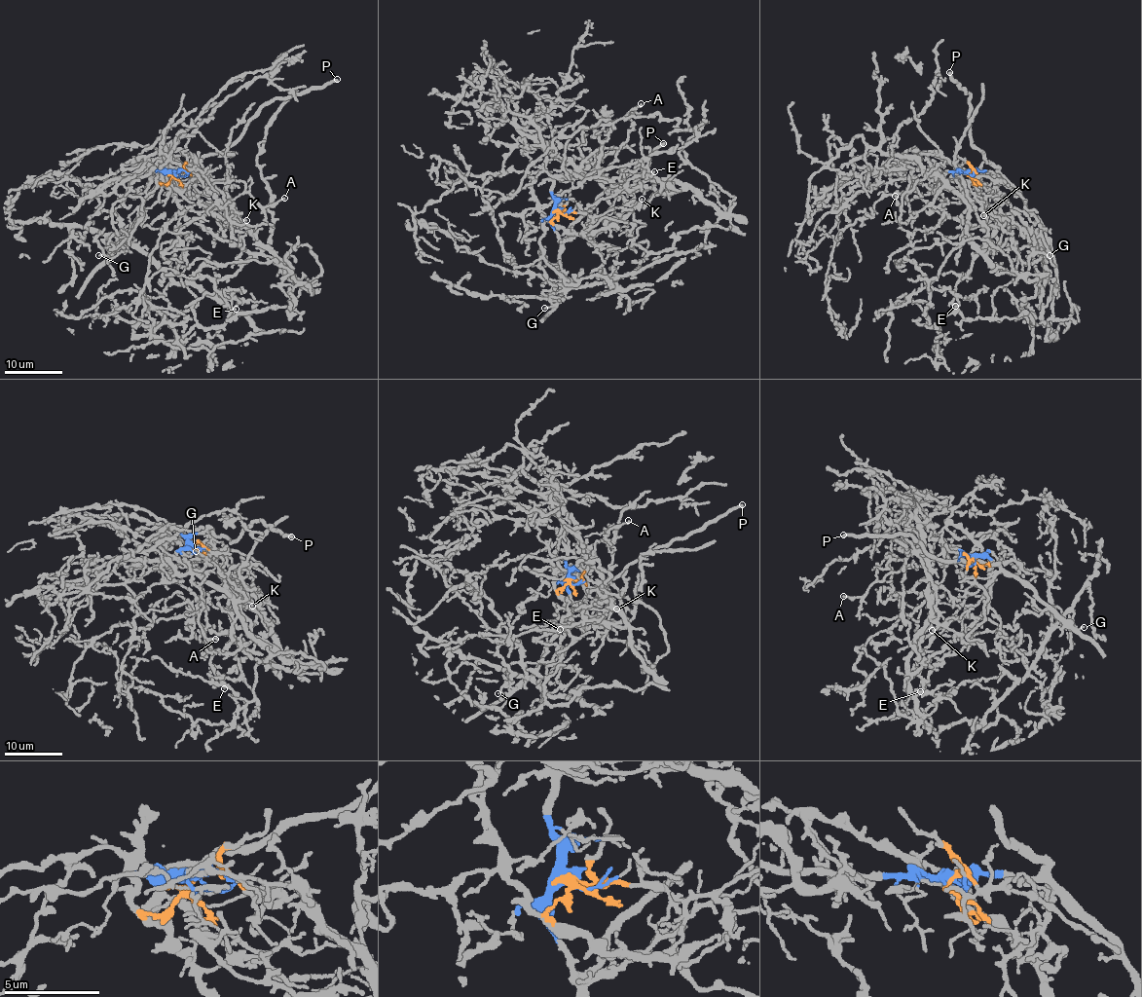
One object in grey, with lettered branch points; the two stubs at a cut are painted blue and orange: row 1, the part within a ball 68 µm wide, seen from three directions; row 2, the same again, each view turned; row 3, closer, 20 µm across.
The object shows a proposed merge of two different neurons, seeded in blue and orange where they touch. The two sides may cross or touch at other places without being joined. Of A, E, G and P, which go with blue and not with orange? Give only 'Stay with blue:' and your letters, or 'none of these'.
Stay with blue: A, G, P

